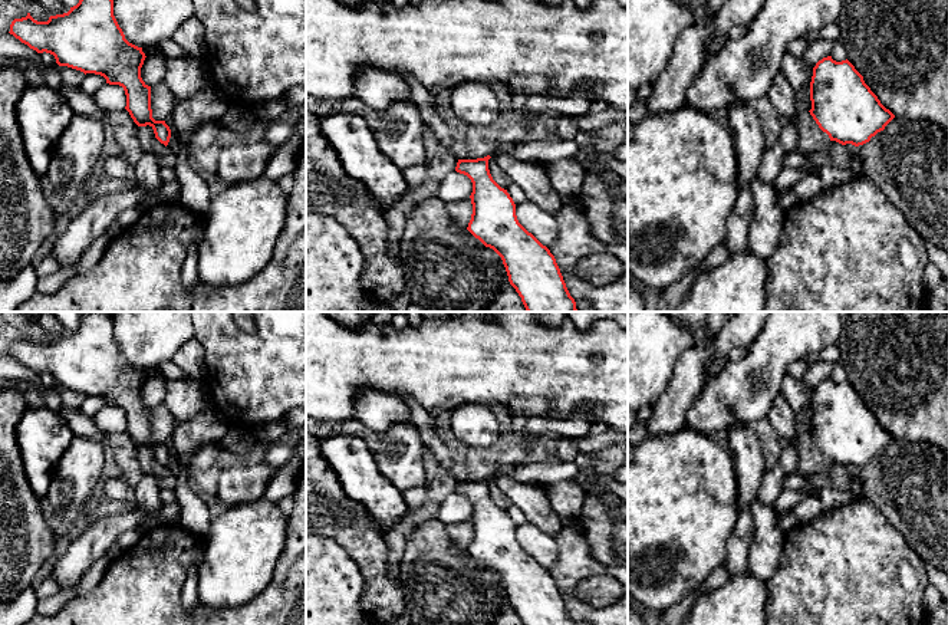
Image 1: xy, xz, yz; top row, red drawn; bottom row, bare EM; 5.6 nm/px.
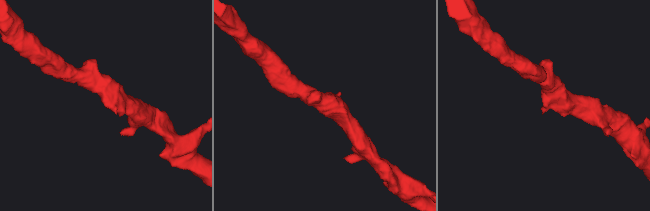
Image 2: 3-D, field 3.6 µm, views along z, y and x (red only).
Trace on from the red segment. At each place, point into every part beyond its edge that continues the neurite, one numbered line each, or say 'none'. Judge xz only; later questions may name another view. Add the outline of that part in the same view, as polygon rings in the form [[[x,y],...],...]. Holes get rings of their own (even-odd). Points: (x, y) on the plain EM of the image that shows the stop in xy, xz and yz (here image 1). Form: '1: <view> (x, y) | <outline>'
none

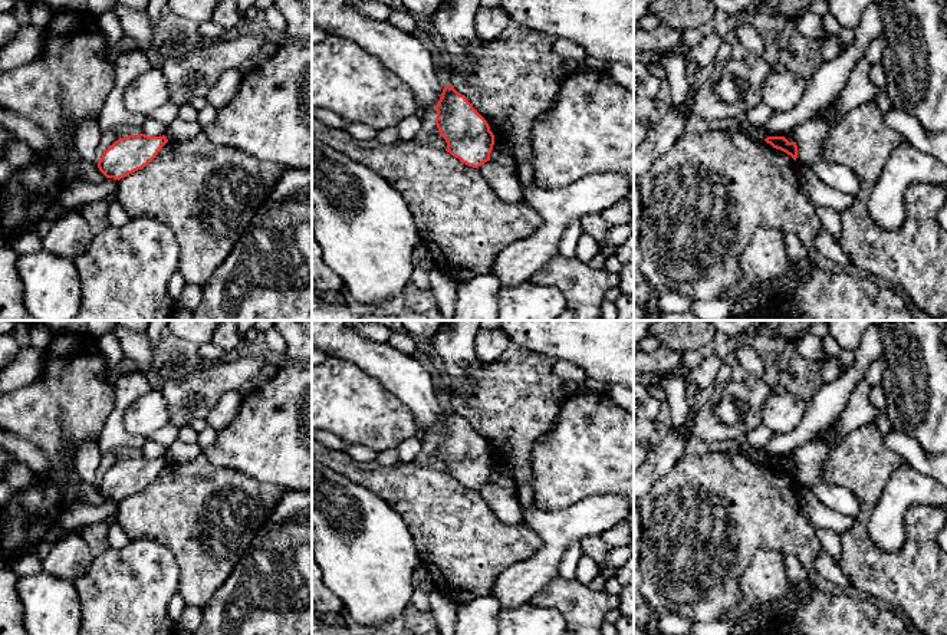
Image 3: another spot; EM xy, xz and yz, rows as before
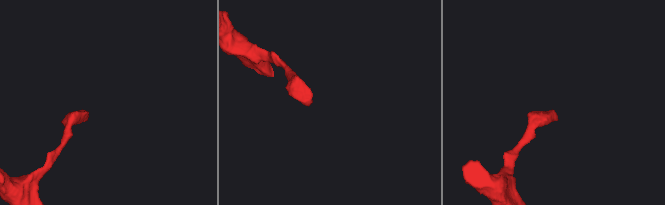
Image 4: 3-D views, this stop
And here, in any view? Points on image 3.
none

